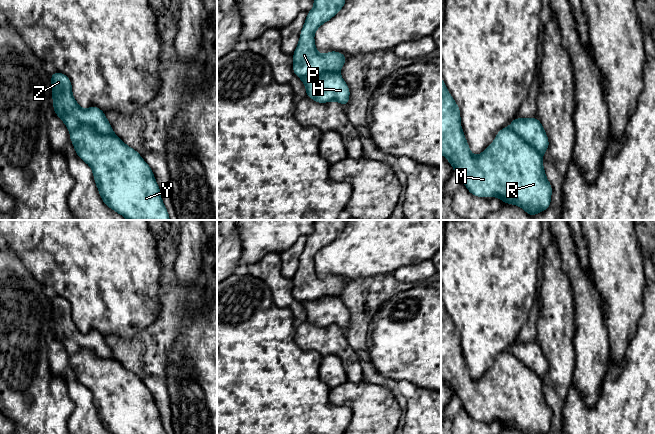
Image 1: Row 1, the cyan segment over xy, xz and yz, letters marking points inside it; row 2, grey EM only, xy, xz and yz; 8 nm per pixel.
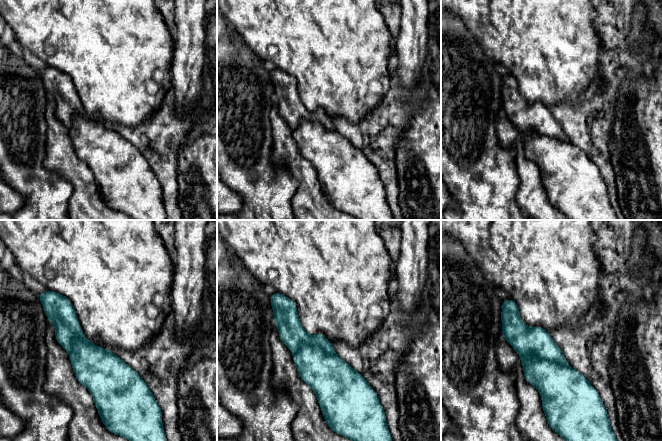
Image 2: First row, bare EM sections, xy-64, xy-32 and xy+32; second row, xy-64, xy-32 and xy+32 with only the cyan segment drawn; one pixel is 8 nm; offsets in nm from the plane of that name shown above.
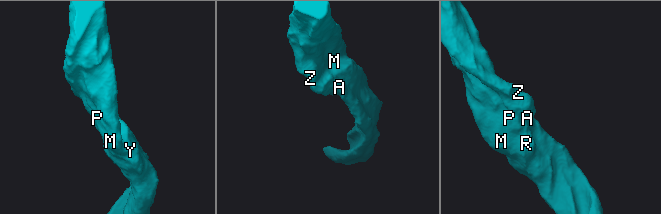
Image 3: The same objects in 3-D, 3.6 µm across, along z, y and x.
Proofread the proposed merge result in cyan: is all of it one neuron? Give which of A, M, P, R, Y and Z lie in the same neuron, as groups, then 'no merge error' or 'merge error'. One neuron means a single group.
A M P R Y Z | no merge error

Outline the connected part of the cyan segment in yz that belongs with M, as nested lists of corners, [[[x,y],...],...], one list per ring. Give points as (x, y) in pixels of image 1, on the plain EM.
[[[441,300],[441,378],[460,399],[472,419],[499,421],[503,427],[517,429],[524,434],[548,433],[552,410],[546,402],[542,386],[542,379],[548,371],[548,361],[538,342],[515,341],[511,349],[502,352],[480,379],[474,380],[461,352],[460,332]]]

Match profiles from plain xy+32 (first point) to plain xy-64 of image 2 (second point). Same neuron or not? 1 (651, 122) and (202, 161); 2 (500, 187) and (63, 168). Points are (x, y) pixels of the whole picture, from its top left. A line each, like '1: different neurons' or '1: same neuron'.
1: same neuron
2: different neurons

